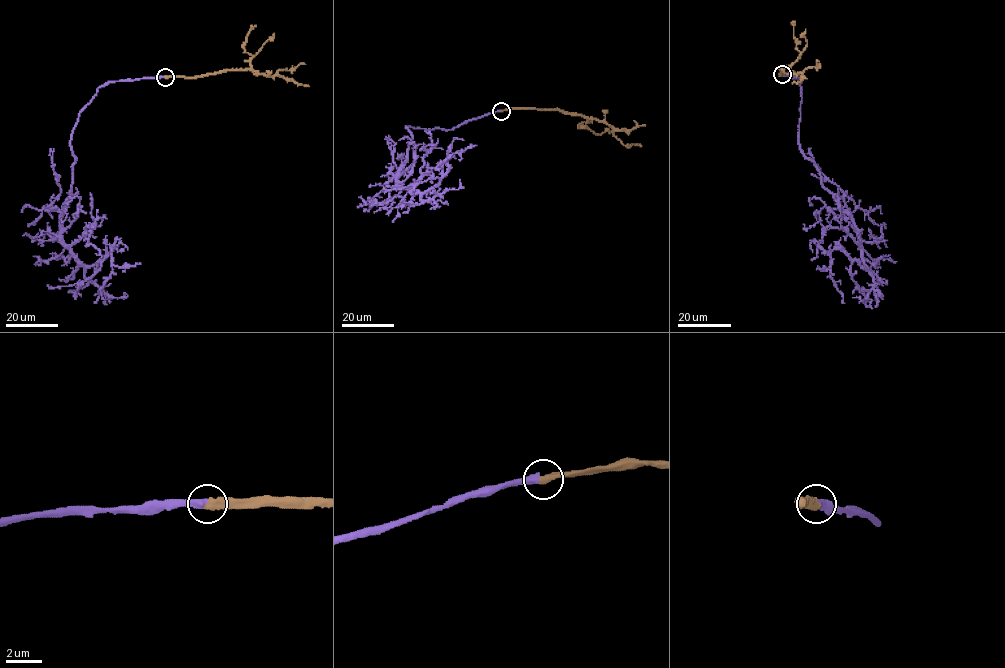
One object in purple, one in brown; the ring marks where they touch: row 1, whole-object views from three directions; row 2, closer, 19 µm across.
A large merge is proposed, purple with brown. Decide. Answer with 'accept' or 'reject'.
accept

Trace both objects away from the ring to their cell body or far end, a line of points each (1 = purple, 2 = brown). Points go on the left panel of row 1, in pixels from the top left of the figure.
1: (165, 77), (106, 82), (72, 134), (62, 243), (85, 265), (112, 246), (104, 299)
2: (165, 77), (200, 77), (234, 69), (251, 69), (275, 76), (280, 70), (294, 69), (305, 64)

